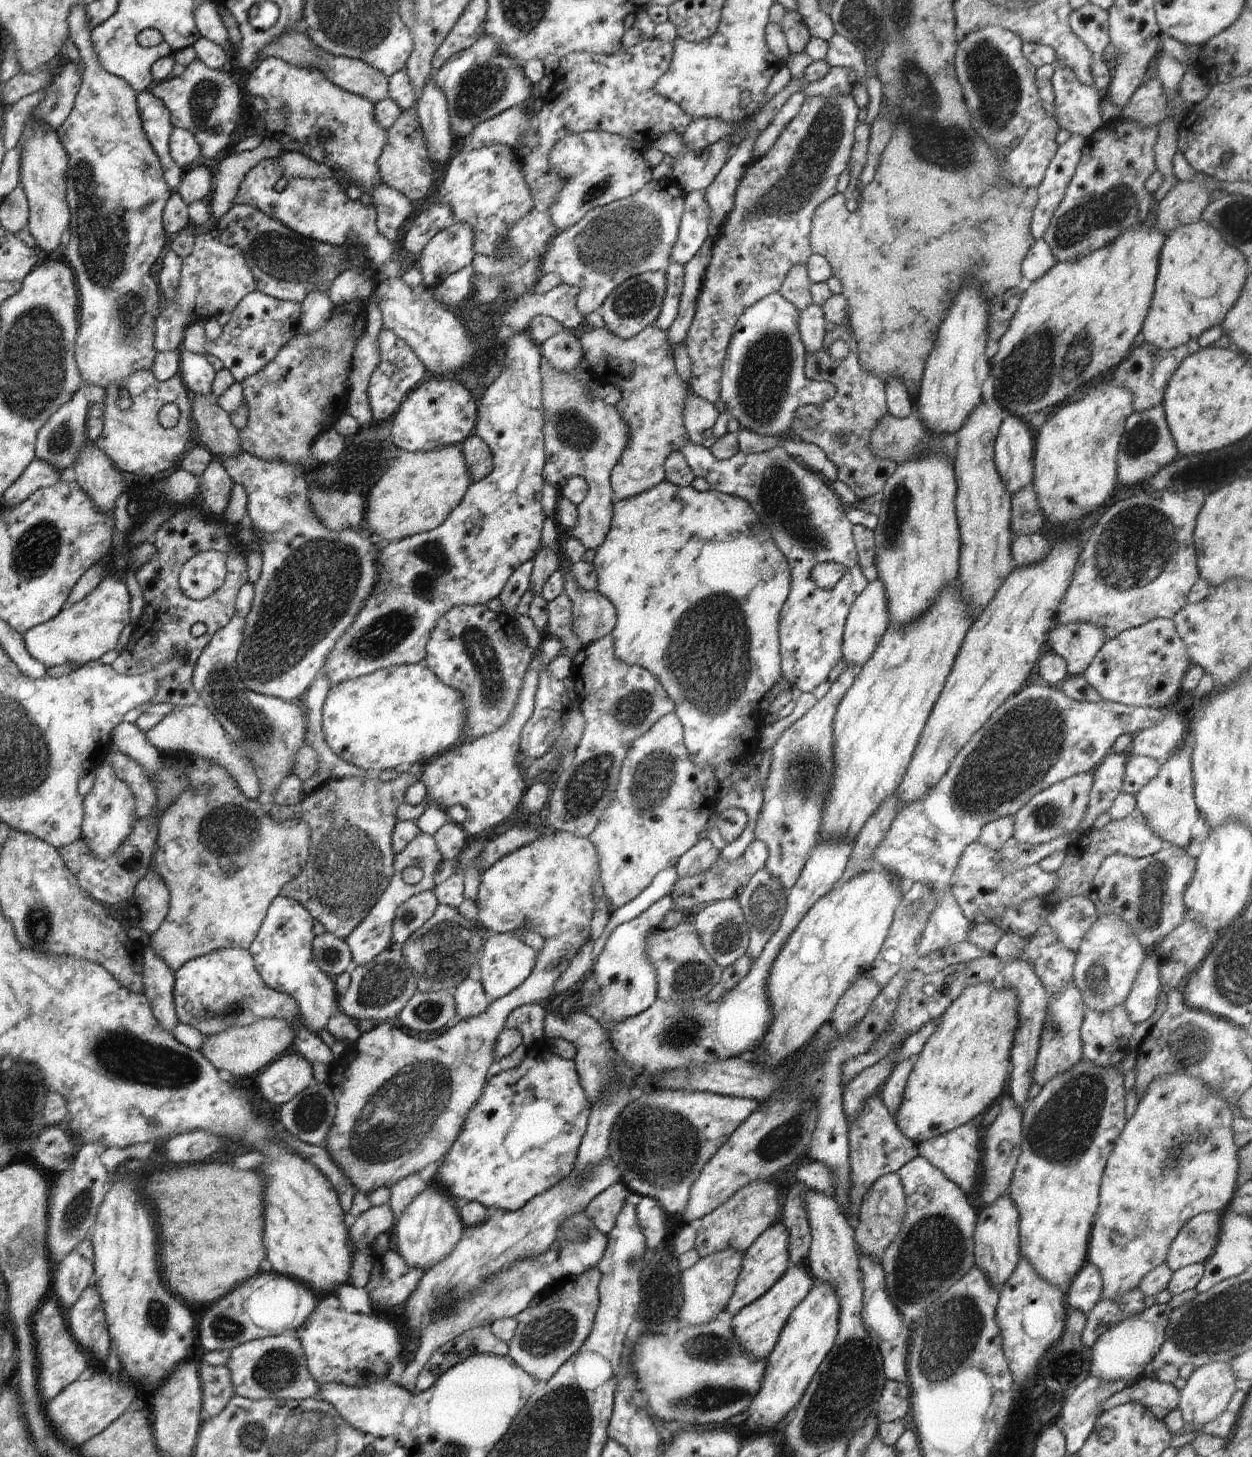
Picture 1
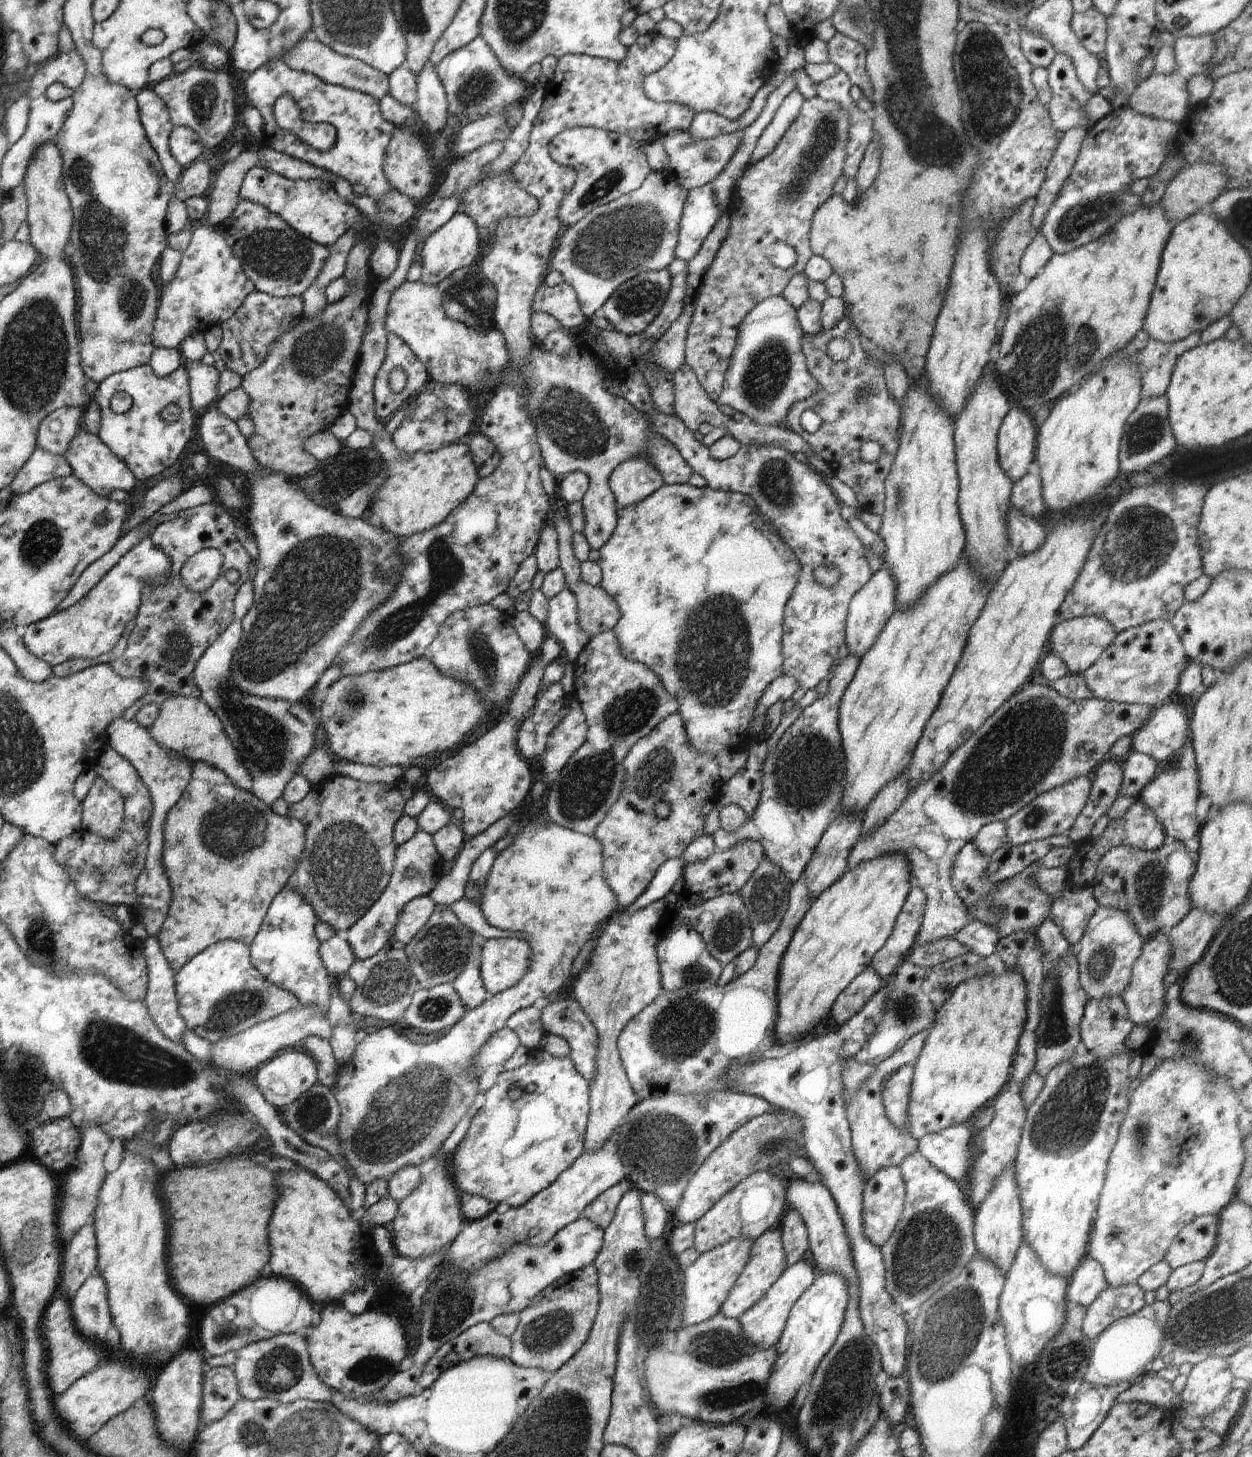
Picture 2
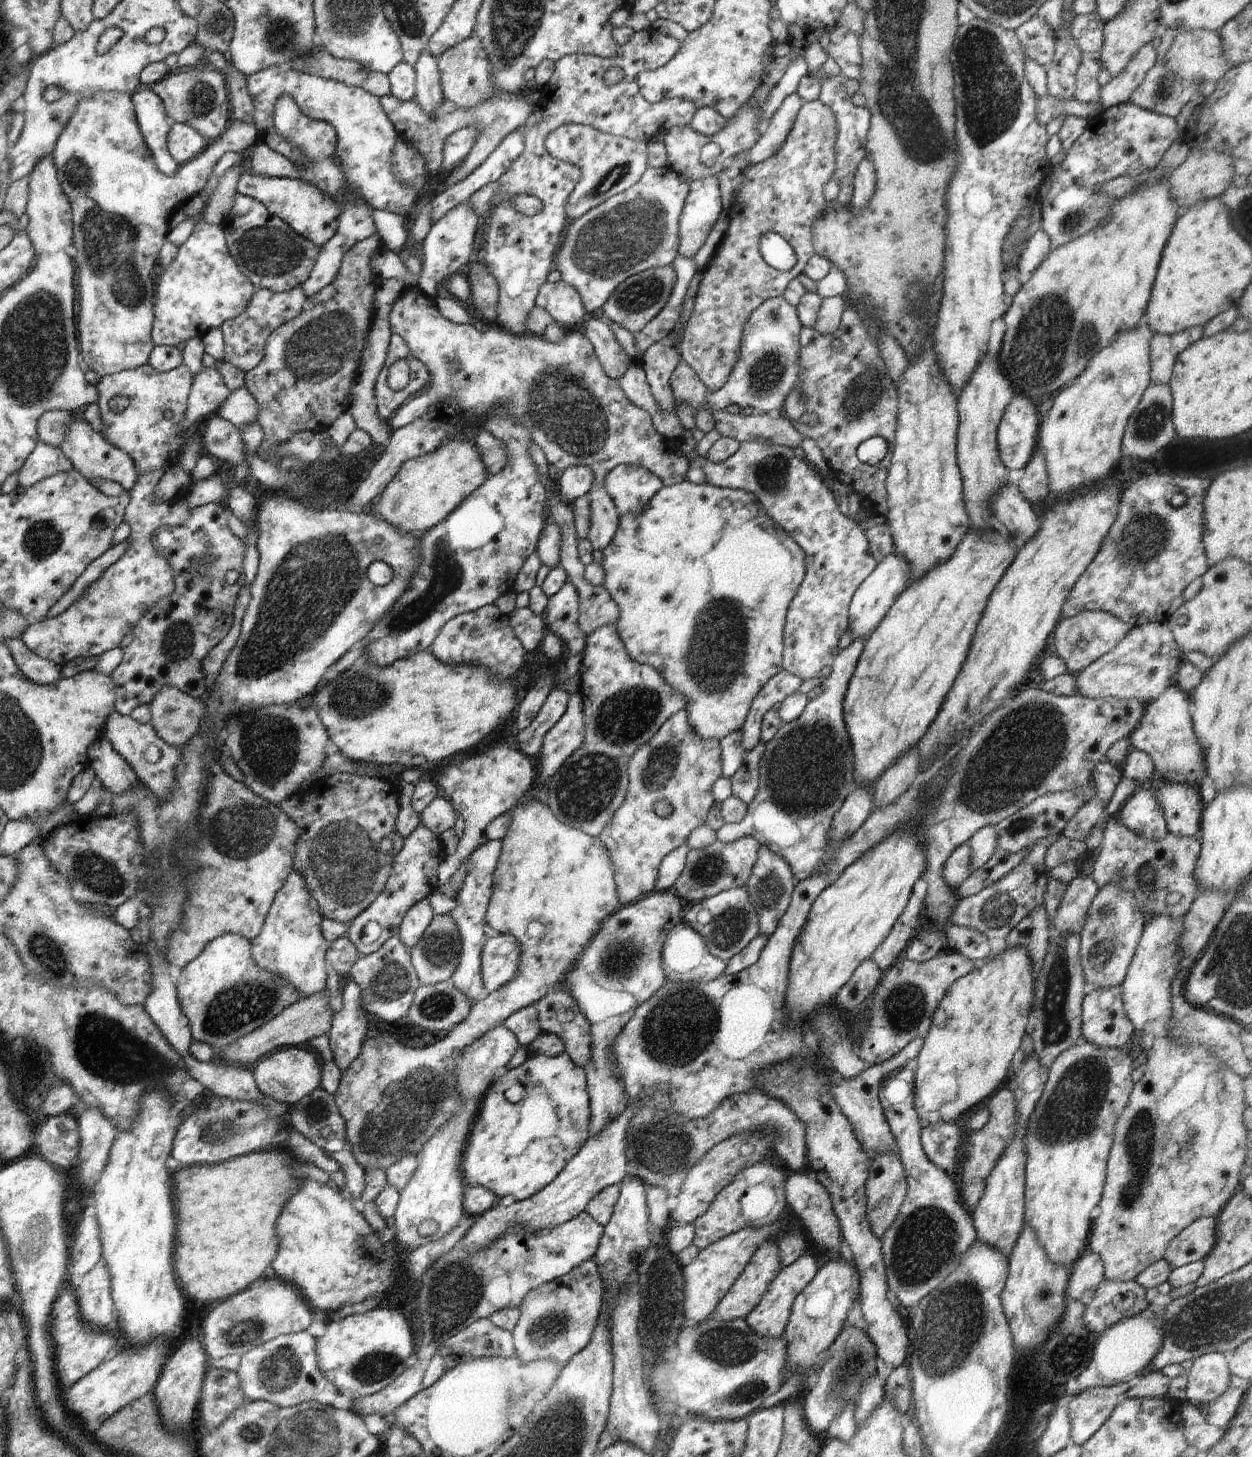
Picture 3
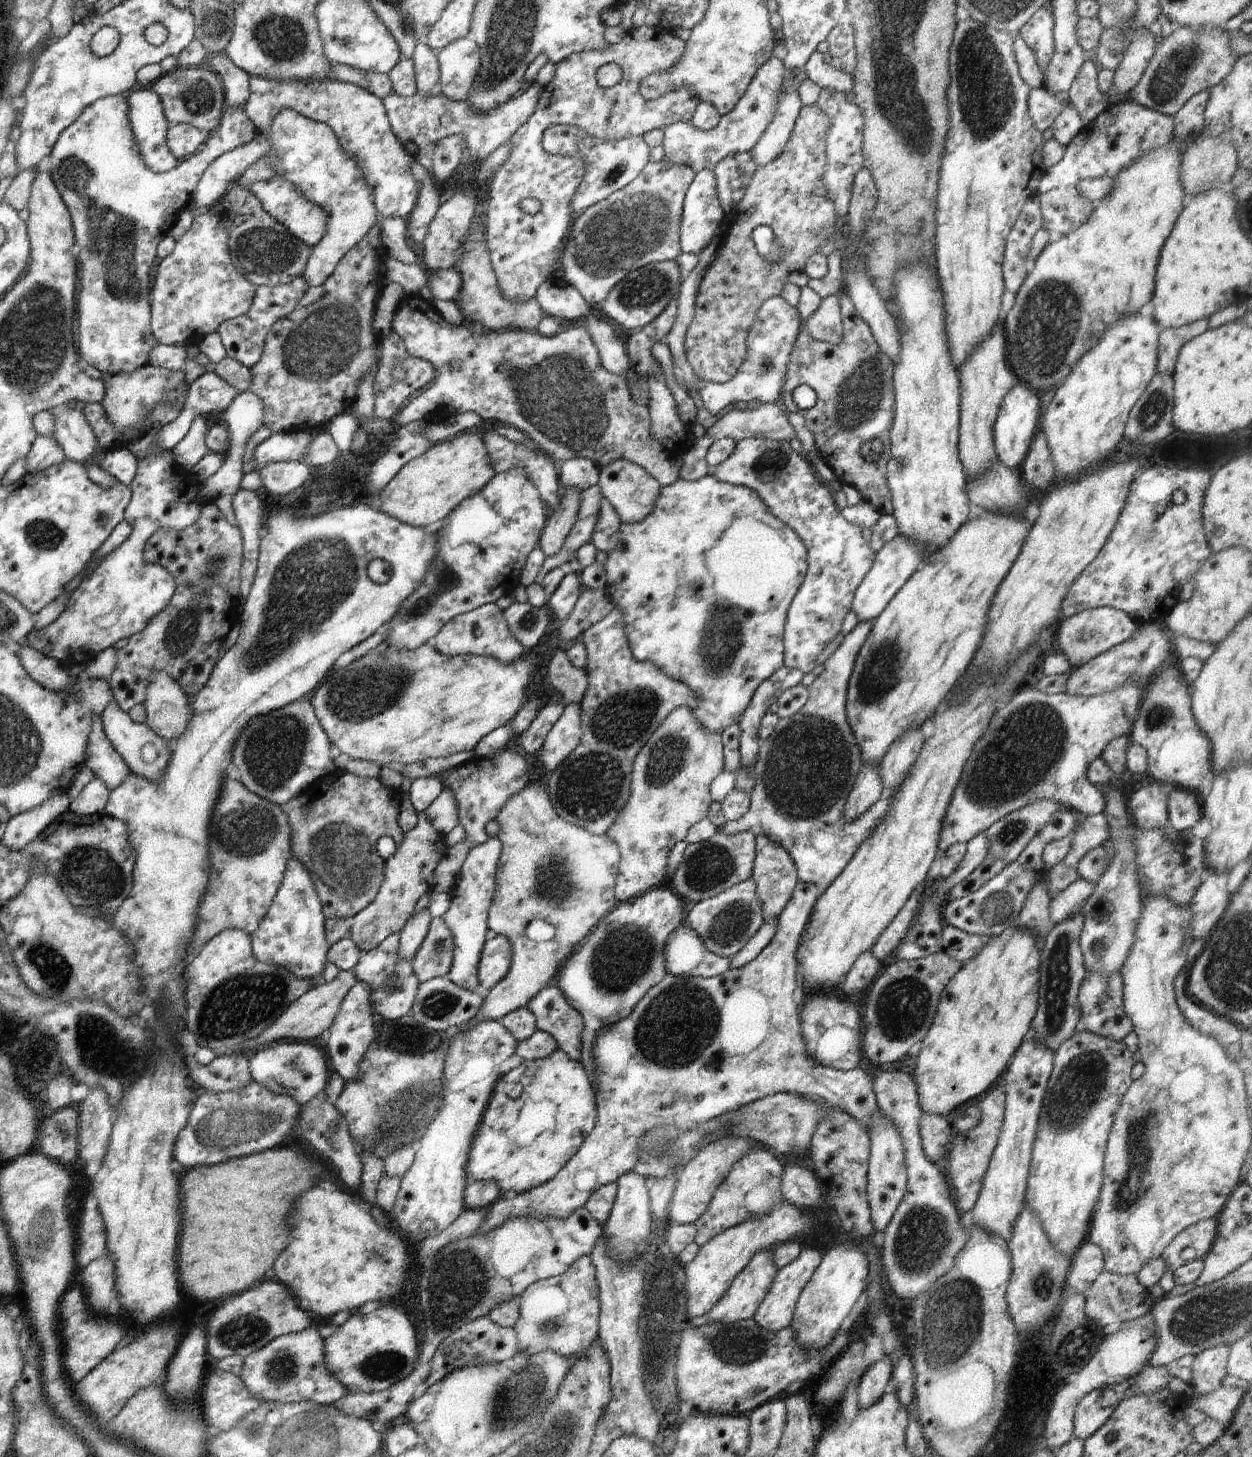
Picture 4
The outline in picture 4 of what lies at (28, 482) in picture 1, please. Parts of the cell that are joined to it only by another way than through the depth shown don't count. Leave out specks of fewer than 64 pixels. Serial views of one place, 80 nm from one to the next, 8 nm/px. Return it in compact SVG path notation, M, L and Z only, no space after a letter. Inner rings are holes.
M38 435L25 456L26 472L31 475L39 473L52 465L63 463L65 459L64 451L54 438Z

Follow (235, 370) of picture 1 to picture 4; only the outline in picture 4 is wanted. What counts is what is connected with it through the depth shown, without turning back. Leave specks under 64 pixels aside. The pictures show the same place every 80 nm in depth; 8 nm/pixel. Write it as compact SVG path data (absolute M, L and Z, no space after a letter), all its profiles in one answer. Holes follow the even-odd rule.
M298 277L289 285L267 287L260 285L255 289L252 306L246 314L222 322L218 327L222 344L227 356L239 362L242 366L251 369L262 356L265 345L265 336L271 332L272 325L278 320L286 318L292 311L300 308L299 300L304 296L308 286L305 279Z

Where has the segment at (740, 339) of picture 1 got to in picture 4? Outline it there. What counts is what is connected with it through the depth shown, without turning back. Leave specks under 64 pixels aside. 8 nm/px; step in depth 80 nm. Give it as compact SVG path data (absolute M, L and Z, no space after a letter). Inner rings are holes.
M781 296L770 297L757 310L746 337L747 351L744 362L725 383L718 384L700 379L698 393L704 406L718 416L734 402L758 400L762 405L780 401L784 383L787 381L787 366L798 333L802 327L797 307L790 306Z

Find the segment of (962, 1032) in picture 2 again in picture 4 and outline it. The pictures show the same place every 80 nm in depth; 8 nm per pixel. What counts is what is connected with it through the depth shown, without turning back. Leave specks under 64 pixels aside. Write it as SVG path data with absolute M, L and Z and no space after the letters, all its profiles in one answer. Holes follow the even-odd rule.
M1015 928L1014 934L1009 940L1000 940L998 937L990 937L986 939L985 947L970 961L963 964L960 972L957 972L949 981L948 984L941 990L940 1000L937 1004L937 1009L933 1018L932 1026L927 1032L927 1035L921 1040L915 1050L916 1068L914 1070L913 1079L917 1086L919 1098L919 1107L928 1115L938 1115L941 1117L950 1118L951 1114L964 1103L976 1102L985 1092L994 1084L1001 1080L1002 1074L1007 1069L1011 1058L1016 1054L1019 1046L1023 1043L1022 1038L1028 1030L1030 1030L1032 1019L1037 1011L1037 998L1039 987L1039 968L1041 948L1037 942L1035 931L1031 929Z

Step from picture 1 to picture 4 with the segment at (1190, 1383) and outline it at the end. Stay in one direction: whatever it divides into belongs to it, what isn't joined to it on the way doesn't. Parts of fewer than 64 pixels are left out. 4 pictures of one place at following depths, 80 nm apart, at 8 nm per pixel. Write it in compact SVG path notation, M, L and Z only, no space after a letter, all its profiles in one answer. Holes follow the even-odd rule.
M1218 1345L1197 1354L1190 1366L1193 1386L1189 1388L1196 1391L1198 1395L1205 1395L1221 1386L1222 1380L1227 1375L1228 1357L1228 1345Z

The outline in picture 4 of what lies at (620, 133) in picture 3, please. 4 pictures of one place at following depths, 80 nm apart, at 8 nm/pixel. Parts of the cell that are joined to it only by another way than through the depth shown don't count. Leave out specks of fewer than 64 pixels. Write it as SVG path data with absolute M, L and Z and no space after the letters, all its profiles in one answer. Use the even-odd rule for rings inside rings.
M643 24L637 28L633 27L619 43L608 45L608 48L604 50L572 53L559 63L555 63L556 70L552 80L540 93L532 116L512 135L510 142L514 146L510 158L501 164L492 182L488 184L490 198L481 209L489 261L497 278L498 289L506 300L513 301L518 305L528 303L534 298L537 288L546 279L552 278L552 274L560 268L563 245L569 236L575 217L571 210L571 200L576 192L576 187L583 181L585 175L585 164L580 156L561 157L544 150L542 146L543 132L552 125L574 125L579 129L584 129L595 142L600 140L617 141L630 137L642 137L643 134L654 128L664 130L672 123L691 121L698 103L701 102L691 90L678 89L653 101L646 100L639 91L640 82L645 76L653 72L668 70L674 66L682 56L685 46L685 40L668 34L664 30L656 34L654 26ZM608 62L614 62L620 66L623 78L614 86L600 87L596 81L596 71ZM526 199L540 202L541 207L536 214L529 215L520 208L519 204Z

